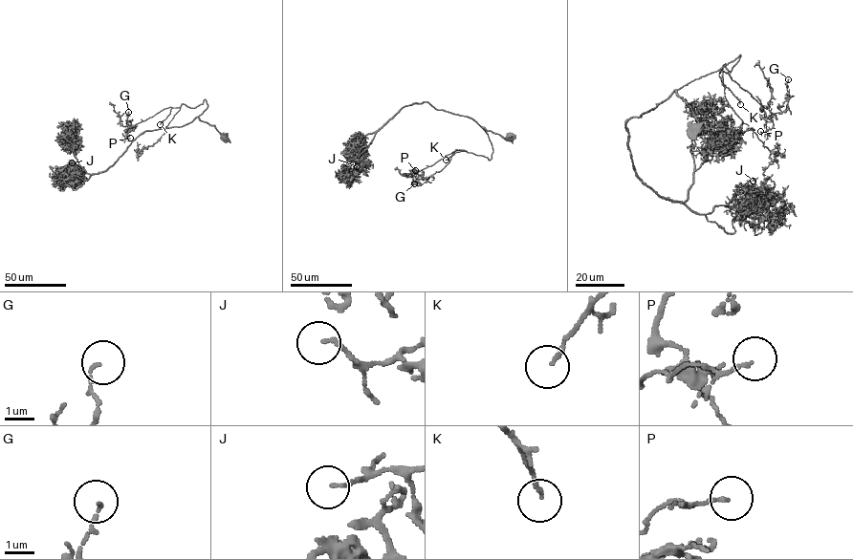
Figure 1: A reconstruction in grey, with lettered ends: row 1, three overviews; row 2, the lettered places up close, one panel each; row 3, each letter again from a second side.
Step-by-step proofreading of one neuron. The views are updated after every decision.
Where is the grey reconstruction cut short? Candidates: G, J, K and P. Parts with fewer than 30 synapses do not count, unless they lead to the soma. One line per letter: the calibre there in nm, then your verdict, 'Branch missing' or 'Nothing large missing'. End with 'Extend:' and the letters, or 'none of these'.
G: Thickness 90 nm. Nothing large missing
J: Thickness 110 nm. Nothing large missing
K: Thickness 110 nm. Branch missing
P: Thickness 110 nm. Nothing large missing
Extend: K

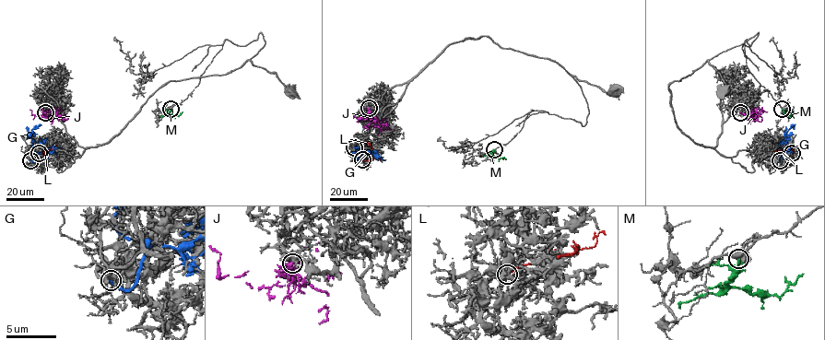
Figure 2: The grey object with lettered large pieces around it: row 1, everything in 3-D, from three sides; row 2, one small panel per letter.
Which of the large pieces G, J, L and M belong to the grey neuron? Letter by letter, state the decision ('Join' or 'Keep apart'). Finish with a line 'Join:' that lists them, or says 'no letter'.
G: Keep apart
J: Join
L: Keep apart
M: Keep apart
Join: J

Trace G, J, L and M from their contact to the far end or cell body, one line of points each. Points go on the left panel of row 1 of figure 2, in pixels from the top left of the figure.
G: (30, 160), (33, 162), (37, 156), (31, 149), (30, 132), (41, 123)
J: (45, 112), (44, 115), (50, 117), (56, 114), (64, 121), (68, 118)
L: (39, 153), (53, 148), (42, 153)
M: (170, 109), (170, 114), (178, 116), (182, 111)

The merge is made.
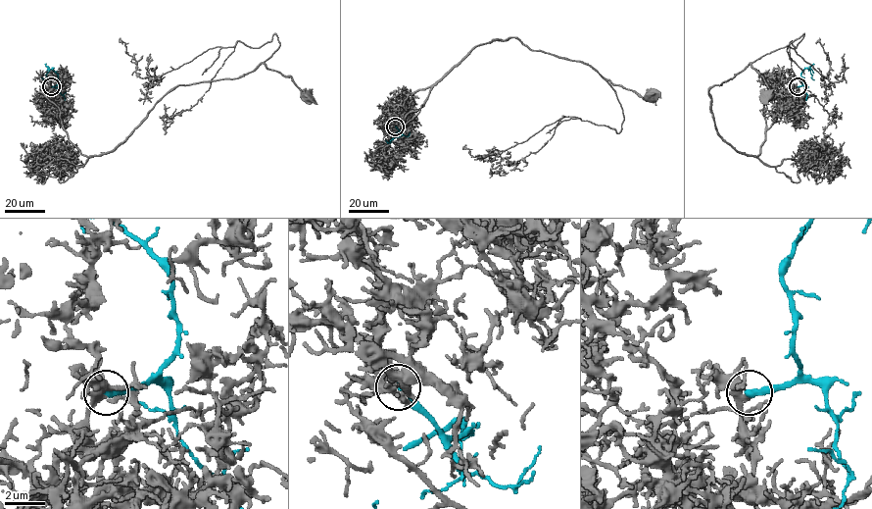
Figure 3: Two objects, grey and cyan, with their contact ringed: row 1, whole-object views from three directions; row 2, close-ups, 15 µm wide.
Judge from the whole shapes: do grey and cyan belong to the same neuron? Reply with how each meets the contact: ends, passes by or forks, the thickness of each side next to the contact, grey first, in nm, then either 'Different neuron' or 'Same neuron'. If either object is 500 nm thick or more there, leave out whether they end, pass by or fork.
At the ring grey forks. At the ring cyan ends. Thickness 280 nm (grey) against 360 nm. Different neuron

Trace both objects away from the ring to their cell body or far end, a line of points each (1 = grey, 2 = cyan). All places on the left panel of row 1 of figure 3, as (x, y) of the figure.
1: (51, 86), (55, 117), (87, 156), (113, 151), (179, 85), (237, 78), (263, 63), (306, 94)
2: (51, 86), (59, 81), (53, 69), (48, 70), (45, 78), (41, 76)

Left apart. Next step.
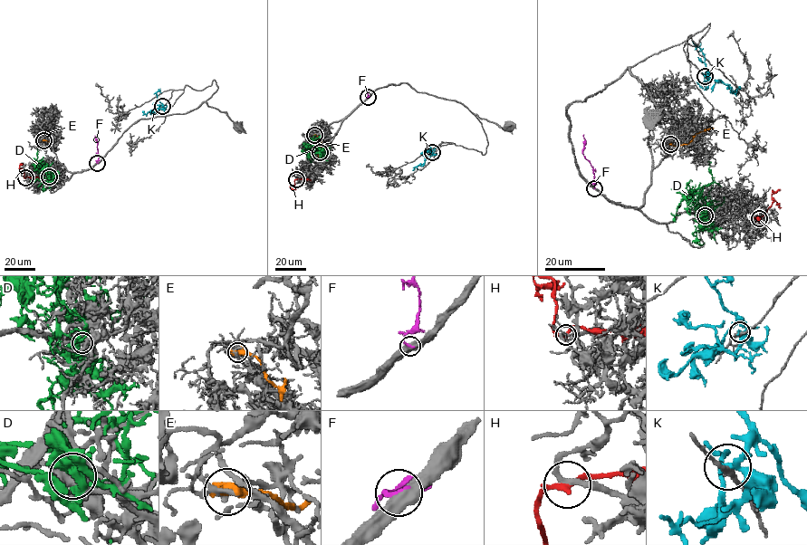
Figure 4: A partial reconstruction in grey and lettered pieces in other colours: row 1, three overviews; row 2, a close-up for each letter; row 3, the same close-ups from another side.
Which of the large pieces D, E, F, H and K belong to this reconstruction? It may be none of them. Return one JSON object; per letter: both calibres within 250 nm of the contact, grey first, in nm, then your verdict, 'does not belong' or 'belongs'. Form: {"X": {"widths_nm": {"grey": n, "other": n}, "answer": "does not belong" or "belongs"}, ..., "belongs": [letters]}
{"D": {"widths_nm": {"grey": 420, "other": 850}, "answer": "does not belong"}, "E": {"widths_nm": {"grey": 170, "other": 550}, "answer": "does not belong"}, "F": {"widths_nm": {"grey": 550, "other": 200}, "answer": "does not belong"}, "H": {"widths_nm": {"grey": 200, "other": 240}, "answer": "does not belong"}, "K": {"widths_nm": {"grey": 240, "other": 200}, "answer": "does not belong"}, "belongs": []}

